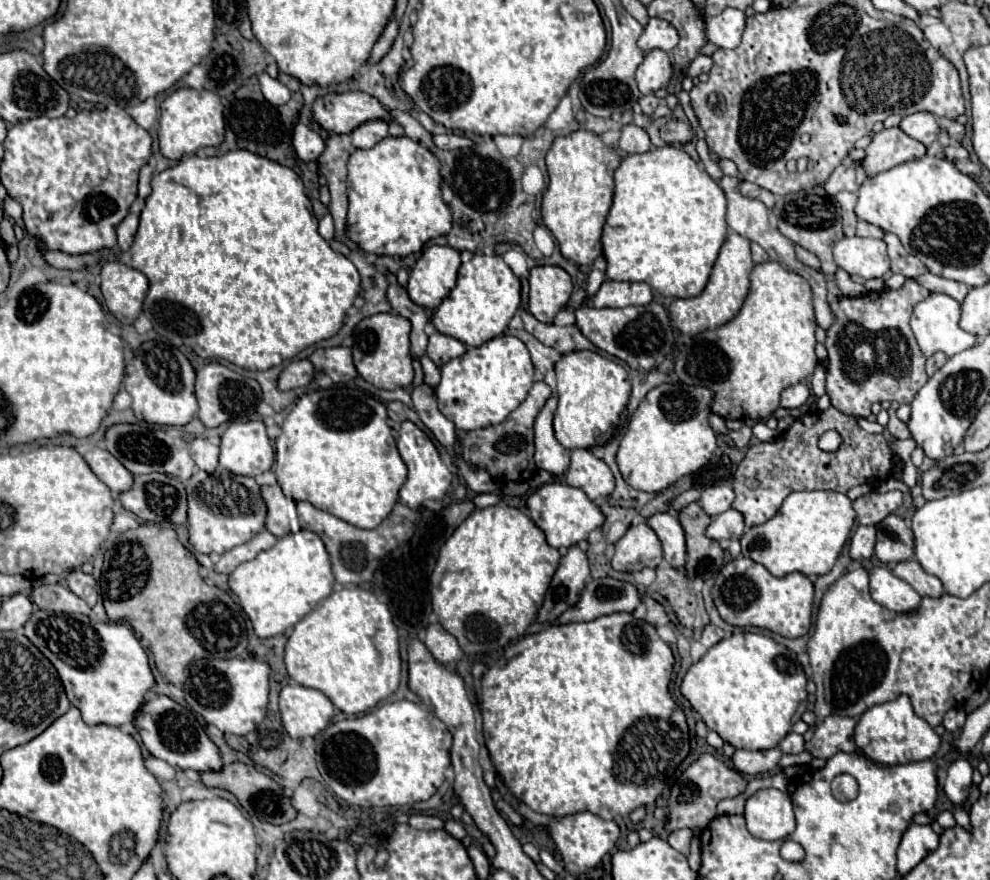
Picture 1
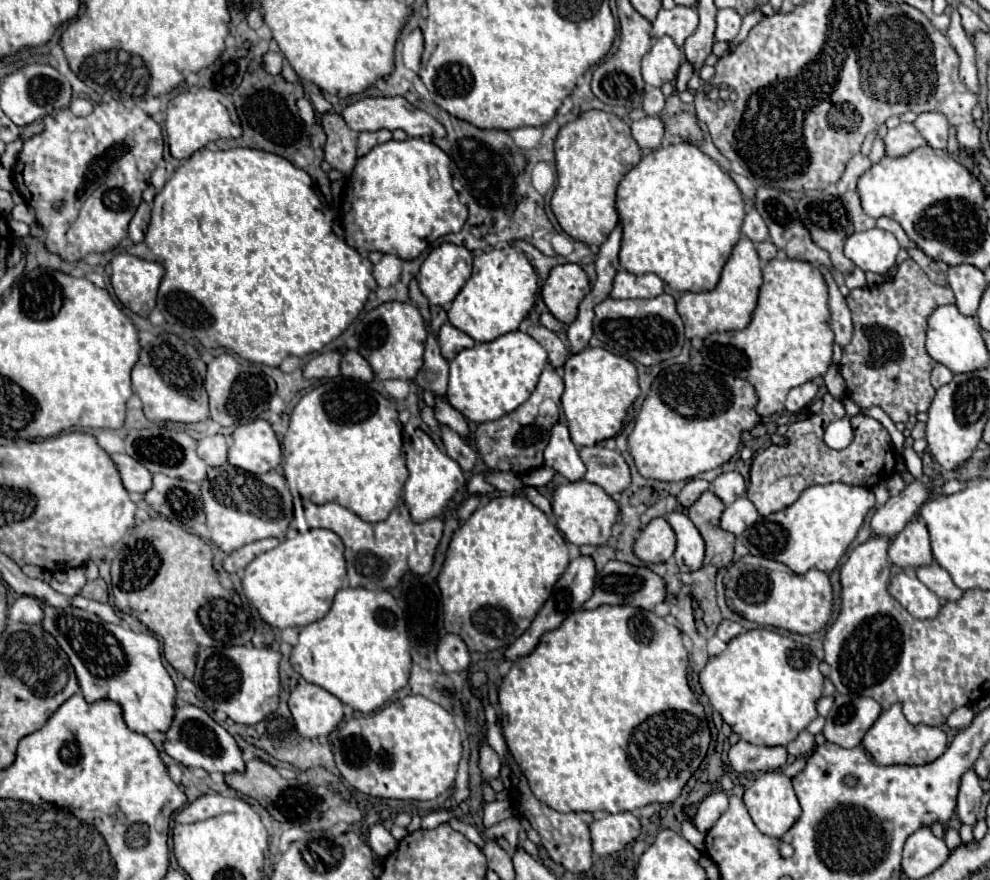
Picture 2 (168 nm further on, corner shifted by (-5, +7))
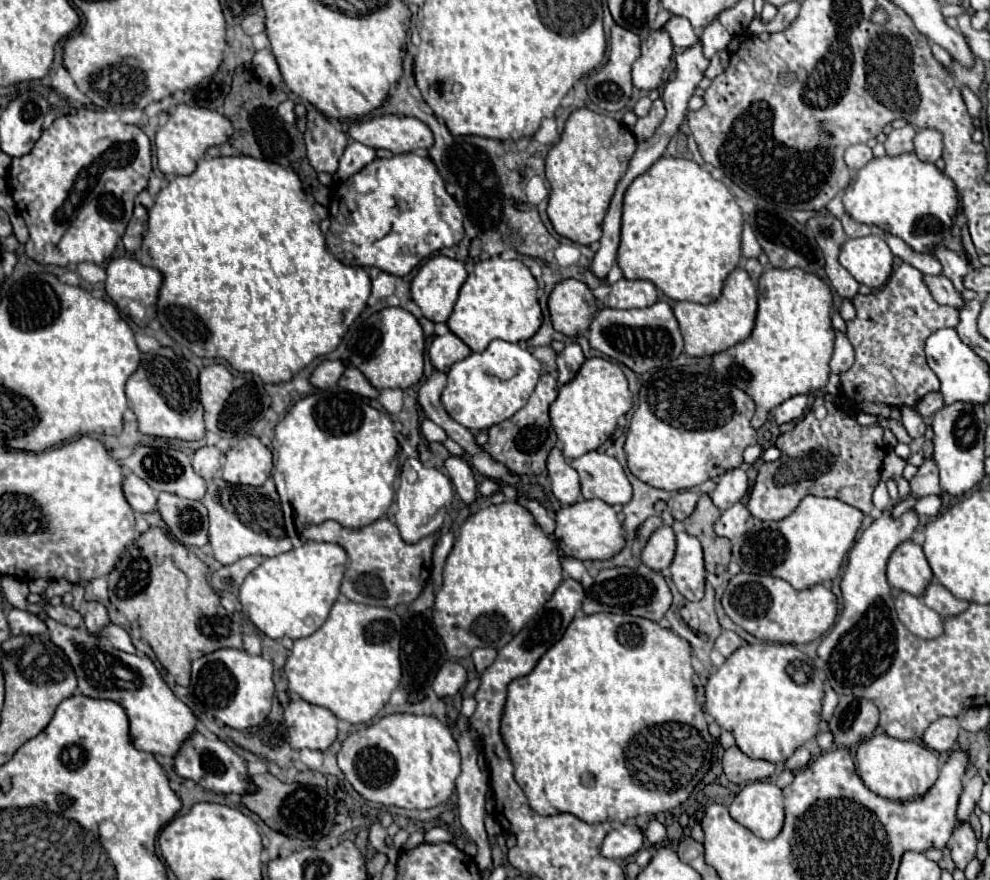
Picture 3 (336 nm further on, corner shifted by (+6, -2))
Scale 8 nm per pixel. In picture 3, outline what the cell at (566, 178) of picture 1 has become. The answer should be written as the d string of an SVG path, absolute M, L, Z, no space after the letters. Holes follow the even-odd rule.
M587 107L575 109L569 115L561 141L549 149L545 159L551 185L547 215L559 235L579 245L591 245L601 239L603 217L635 149L637 141L623 123Z

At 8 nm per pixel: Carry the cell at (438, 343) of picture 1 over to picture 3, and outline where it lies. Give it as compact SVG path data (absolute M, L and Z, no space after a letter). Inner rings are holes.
M447 333L443 337L433 337L433 343L429 347L429 359L435 365L437 371L447 373L453 363L465 359L471 355L471 349L453 333Z

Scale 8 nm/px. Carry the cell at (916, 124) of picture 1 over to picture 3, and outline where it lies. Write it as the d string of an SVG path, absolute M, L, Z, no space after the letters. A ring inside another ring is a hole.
M921 129L915 135L915 153L925 163L935 163L943 153L943 137L939 131Z

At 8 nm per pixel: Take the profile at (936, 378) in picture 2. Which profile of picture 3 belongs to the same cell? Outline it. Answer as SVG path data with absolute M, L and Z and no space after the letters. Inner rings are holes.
M933 391L933 393L925 395L925 397L921 399L921 403L917 403L917 411L919 411L921 417L927 421L927 419L929 419L933 413L937 413L943 405L945 405L945 403L943 403L941 393L939 393L939 391Z

